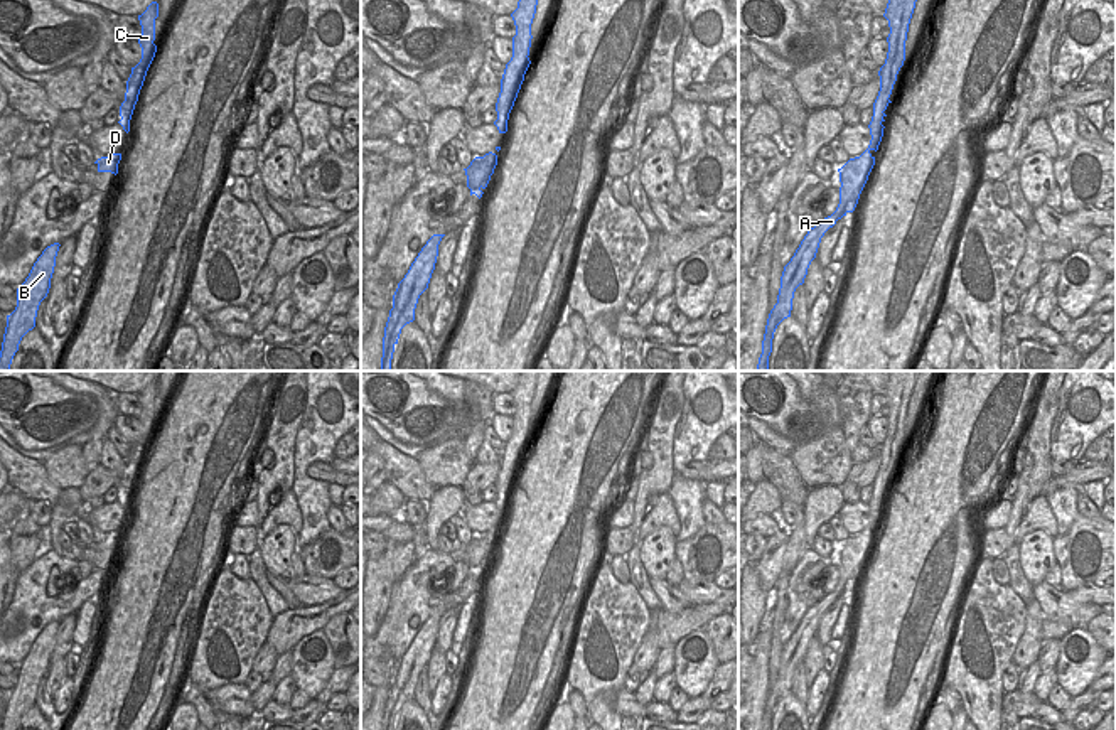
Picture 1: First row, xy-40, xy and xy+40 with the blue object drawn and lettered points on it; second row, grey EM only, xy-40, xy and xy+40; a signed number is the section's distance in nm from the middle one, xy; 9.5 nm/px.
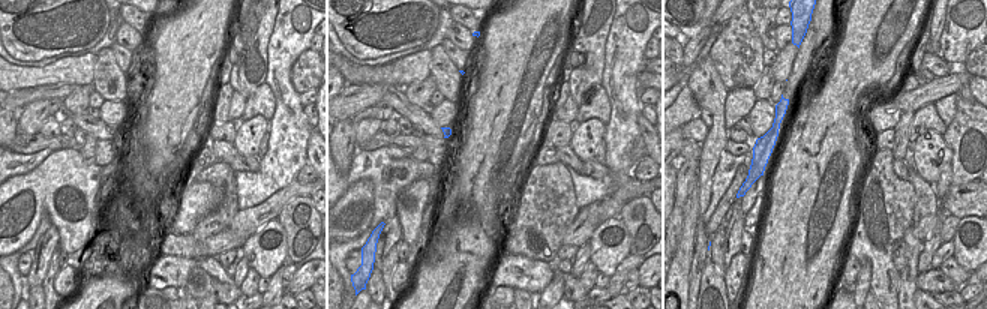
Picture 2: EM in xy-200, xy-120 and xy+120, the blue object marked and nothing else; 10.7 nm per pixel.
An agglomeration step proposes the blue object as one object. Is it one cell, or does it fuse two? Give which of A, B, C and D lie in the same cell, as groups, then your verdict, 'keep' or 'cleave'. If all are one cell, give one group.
A B C D; keep

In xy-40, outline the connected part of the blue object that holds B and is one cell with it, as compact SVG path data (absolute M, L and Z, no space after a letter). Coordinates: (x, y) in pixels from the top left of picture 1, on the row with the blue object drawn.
M59 243L47 246L34 263L25 282L17 288L17 307L7 315L0 351L0 371L10 371L12 359L22 337L35 327L40 302L47 297L56 266Z

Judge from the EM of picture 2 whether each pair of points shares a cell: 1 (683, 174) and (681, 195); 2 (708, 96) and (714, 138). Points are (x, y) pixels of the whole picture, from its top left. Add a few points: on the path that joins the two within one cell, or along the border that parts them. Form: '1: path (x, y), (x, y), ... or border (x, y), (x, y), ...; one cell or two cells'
1: path (683, 179), (683, 191); one cell
2: path (717, 107), (717, 128); one cell

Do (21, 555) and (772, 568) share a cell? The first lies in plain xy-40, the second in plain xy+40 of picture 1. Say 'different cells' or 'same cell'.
same cell

